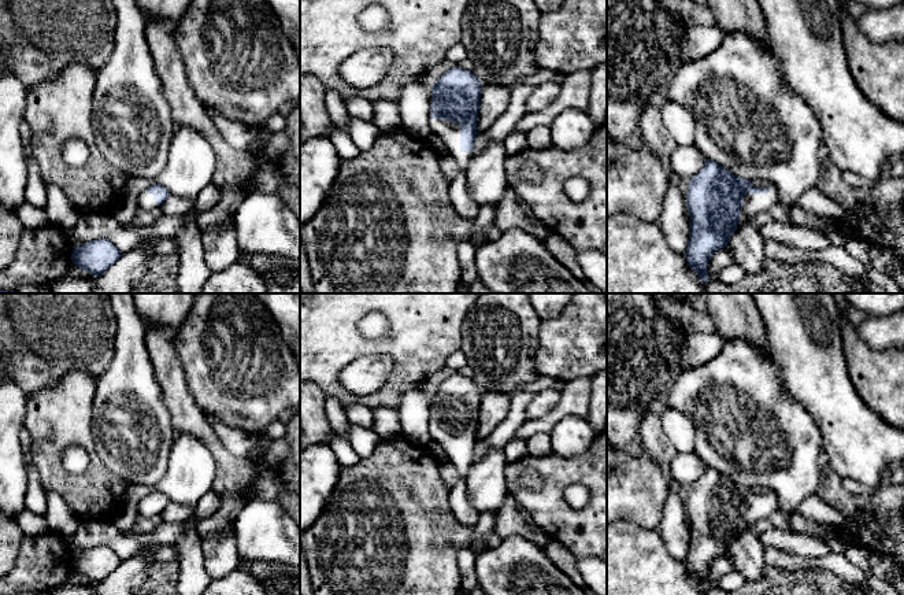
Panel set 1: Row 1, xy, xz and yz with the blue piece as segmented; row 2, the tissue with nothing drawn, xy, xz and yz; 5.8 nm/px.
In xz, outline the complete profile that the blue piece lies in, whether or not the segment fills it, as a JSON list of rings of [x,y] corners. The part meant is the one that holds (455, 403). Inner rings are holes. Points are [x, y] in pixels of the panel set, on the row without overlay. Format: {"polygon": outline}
{"polygon": [[[457,373],[431,392],[430,439],[441,444],[449,463],[460,473],[460,481],[449,492],[449,505],[456,520],[466,526],[475,526],[479,520],[479,511],[468,499],[466,477],[478,441],[481,395],[471,378]]]}

